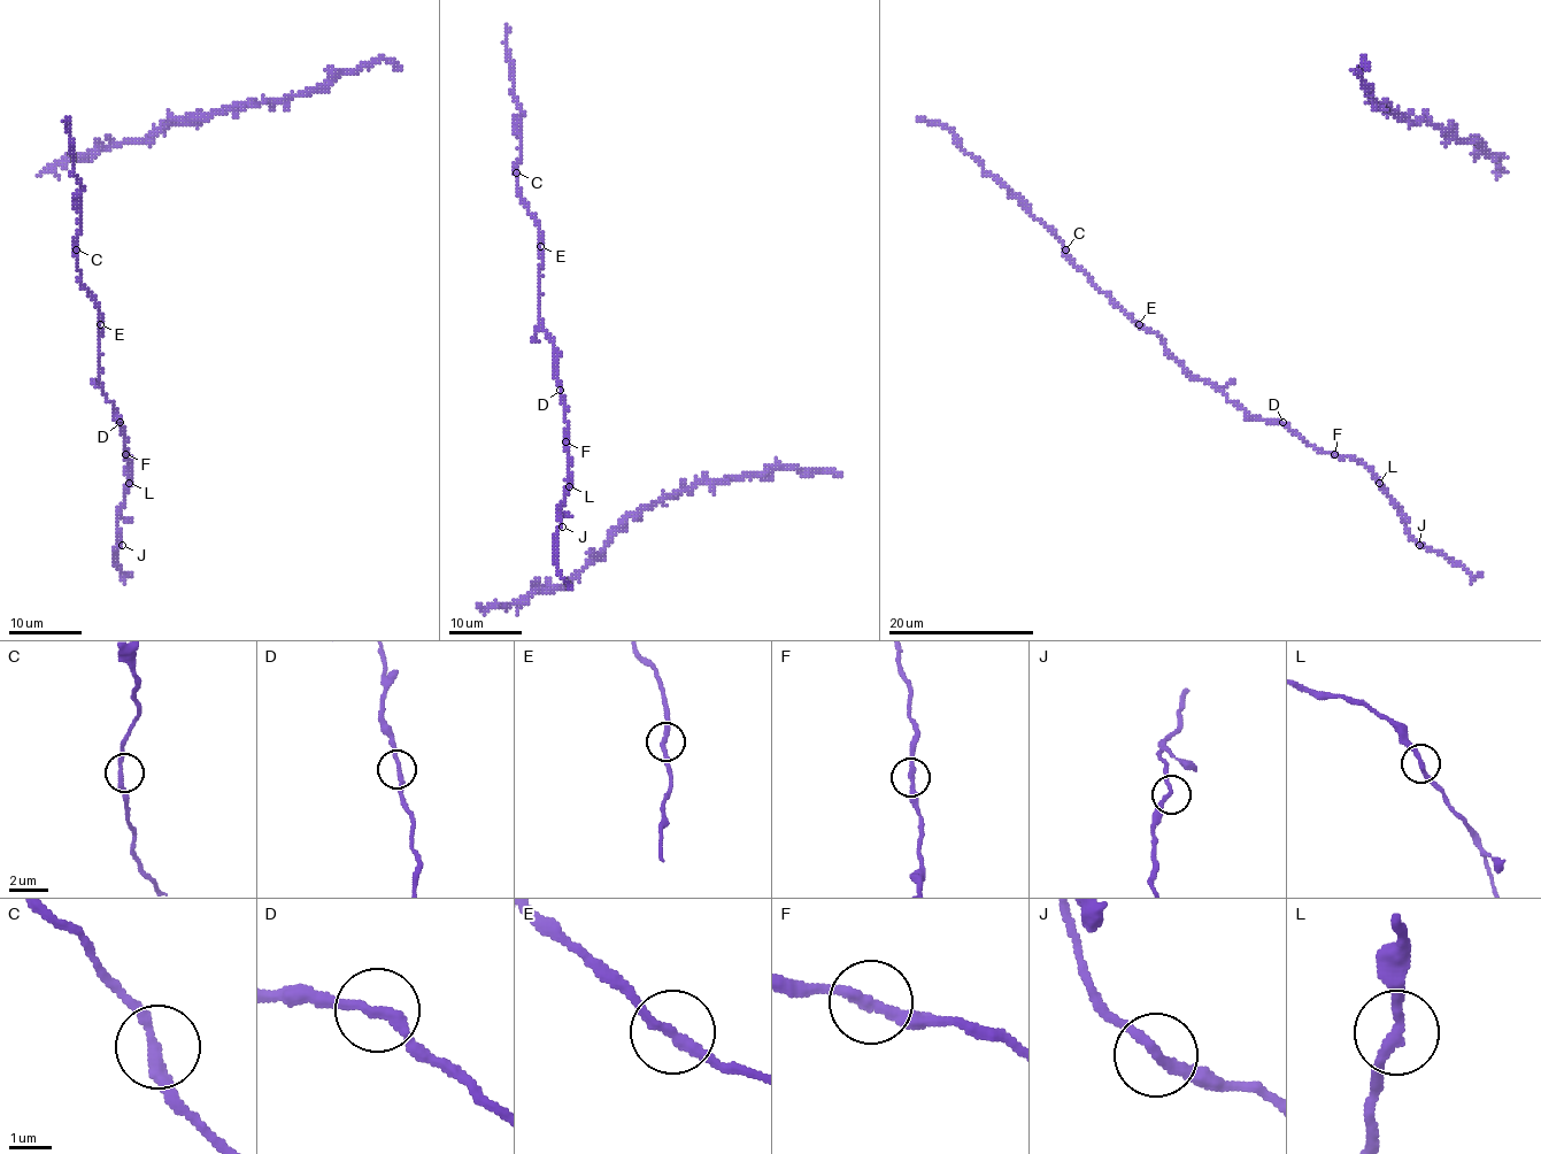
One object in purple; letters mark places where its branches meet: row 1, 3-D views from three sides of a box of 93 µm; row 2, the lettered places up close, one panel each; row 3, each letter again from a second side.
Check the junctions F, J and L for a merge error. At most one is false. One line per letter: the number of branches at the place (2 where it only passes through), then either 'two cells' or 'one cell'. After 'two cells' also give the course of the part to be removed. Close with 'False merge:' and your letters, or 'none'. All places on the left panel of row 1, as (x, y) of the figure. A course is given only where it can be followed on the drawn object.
F: branches 2; one cell
J: branches 2; one cell
L: branches 2; one cell
False merge: none

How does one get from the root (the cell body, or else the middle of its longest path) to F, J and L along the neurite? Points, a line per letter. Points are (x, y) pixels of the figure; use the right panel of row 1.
F: (1235, 381), (1218, 386), (1232, 402), (1254, 417), (1286, 424), (1315, 448), (1335, 453)
J: (1235, 381), (1218, 386), (1254, 417), (1286, 424), (1319, 449), (1360, 459), (1419, 545)
L: (1235, 381), (1218, 386), (1232, 402), (1254, 417), (1286, 424), (1319, 449), (1360, 459), (1379, 483)

